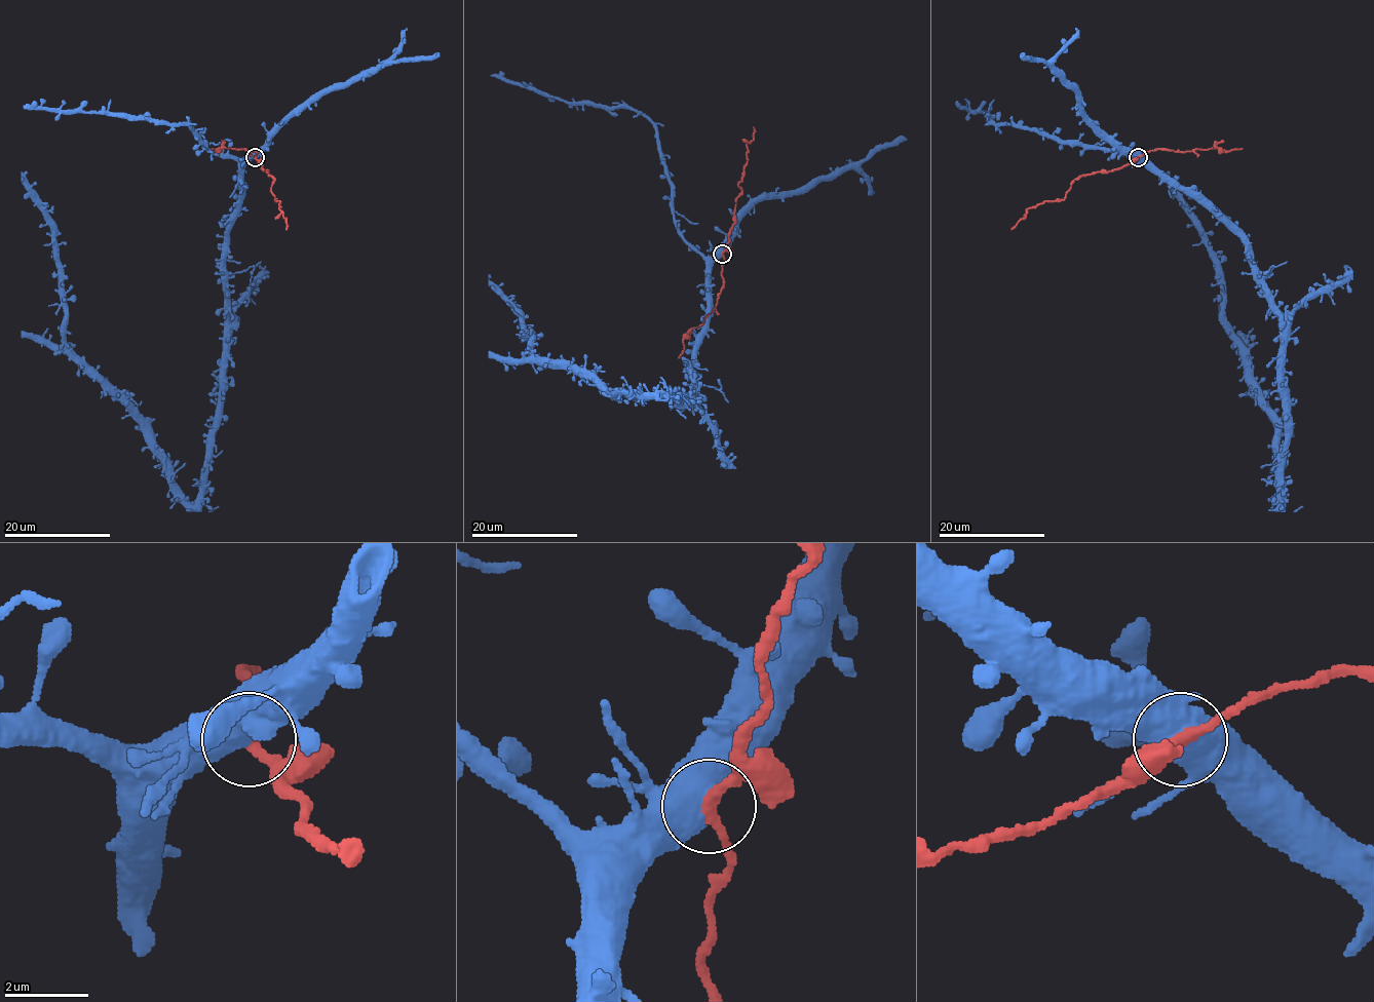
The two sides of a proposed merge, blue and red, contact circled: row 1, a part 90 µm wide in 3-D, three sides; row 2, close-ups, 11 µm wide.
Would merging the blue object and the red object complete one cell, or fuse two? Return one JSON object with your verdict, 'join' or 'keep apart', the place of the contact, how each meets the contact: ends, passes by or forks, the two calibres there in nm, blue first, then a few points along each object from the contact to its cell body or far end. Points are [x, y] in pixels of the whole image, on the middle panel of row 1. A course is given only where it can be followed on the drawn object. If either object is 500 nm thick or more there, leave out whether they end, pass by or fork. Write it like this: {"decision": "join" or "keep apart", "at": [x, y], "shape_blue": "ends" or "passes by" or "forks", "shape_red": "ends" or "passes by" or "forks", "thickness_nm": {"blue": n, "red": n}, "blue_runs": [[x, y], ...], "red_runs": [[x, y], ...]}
{"decision": "keep apart", "at": [722, 254], "thickness_nm": {"blue": 800, "red": 240}, "blue_runs": [[722, 254], [711, 270], [693, 396], [681, 401], [606, 393], [545, 365], [489, 274]], "red_runs": [[722, 254], [729, 242], [734, 207], [742, 190], [738, 184], [748, 158], [746, 144], [753, 139], [753, 126]]}

